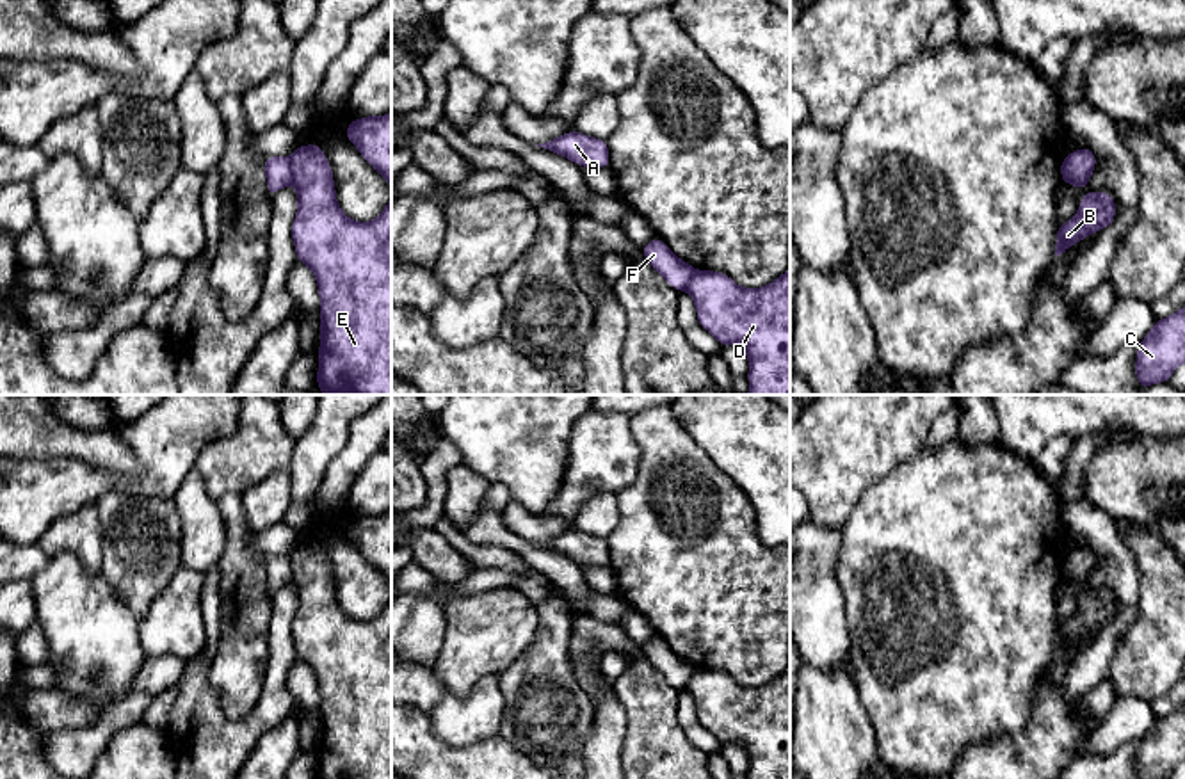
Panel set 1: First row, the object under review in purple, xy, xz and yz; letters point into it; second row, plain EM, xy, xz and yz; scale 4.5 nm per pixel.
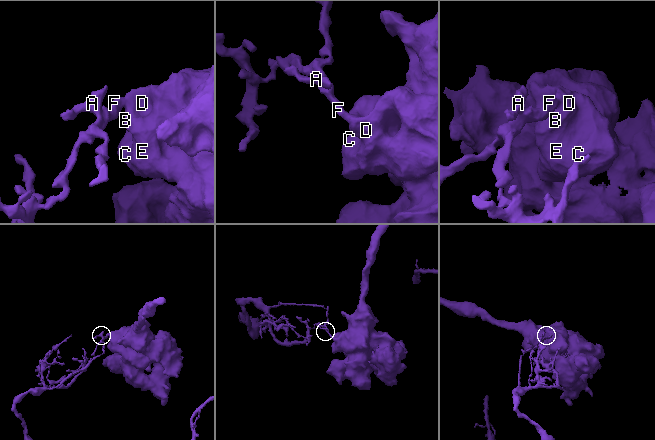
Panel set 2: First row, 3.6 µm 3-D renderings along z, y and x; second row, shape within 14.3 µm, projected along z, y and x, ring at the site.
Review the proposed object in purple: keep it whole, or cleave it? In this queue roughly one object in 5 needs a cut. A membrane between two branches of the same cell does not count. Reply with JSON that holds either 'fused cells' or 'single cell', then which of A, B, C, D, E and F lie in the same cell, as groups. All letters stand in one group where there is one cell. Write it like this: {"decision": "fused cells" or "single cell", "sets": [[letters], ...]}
{"decision": "fused cells", "sets": [["A", "F"], ["B", "C", "D", "E"]]}

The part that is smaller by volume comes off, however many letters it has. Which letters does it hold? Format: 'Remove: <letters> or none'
Remove: A, F

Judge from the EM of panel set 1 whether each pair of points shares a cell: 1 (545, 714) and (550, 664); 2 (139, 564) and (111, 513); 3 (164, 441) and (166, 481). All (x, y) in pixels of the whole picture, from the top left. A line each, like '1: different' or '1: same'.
1: same
2: same
3: same

